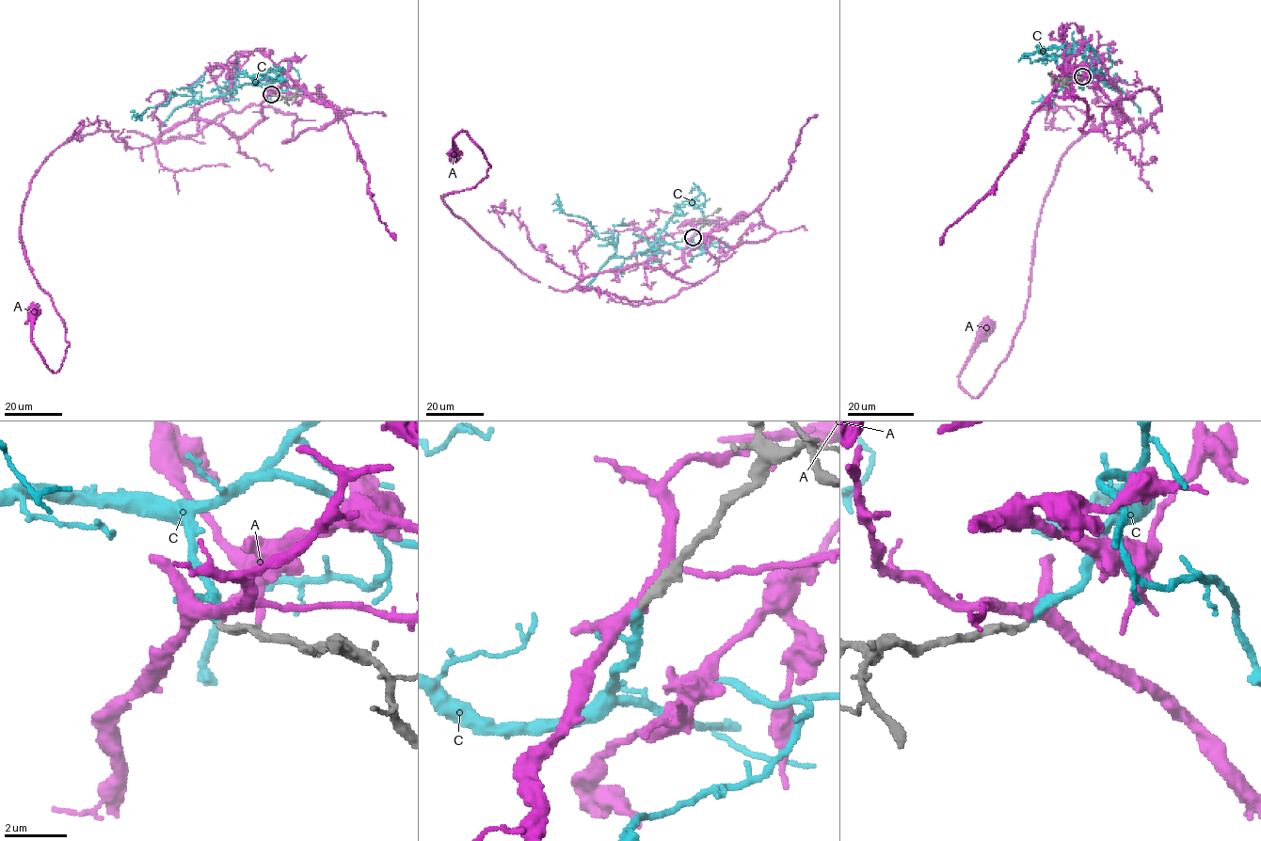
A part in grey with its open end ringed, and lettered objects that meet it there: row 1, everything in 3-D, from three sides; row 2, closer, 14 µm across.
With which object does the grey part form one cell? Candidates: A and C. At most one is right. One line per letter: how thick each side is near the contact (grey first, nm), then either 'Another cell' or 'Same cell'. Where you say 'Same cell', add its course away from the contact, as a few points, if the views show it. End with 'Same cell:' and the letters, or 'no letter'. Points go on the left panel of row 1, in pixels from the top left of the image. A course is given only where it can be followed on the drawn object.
A: Thickness 300 nm (grey) against 400 nm. Another cell
C: Thickness 300 nm (grey) against 280 nm. Same cell. Its course: (271, 94), (266, 85), (254, 82), (195, 101), (194, 93), (170, 94), (165, 104), (139, 115), (130, 112)
Same cell: C

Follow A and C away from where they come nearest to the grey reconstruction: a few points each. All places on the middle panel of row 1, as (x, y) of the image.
A: (693, 236), (679, 270), (629, 265), (558, 291), (446, 206), (490, 166), (464, 131), (453, 156)
C: (693, 237), (685, 247), (657, 241), (616, 257), (614, 245), (586, 220), (564, 214), (556, 199), (551, 204)

